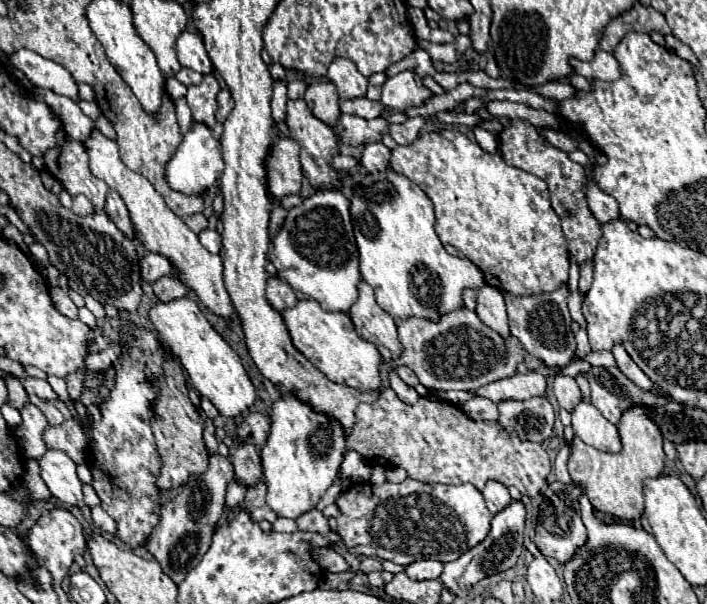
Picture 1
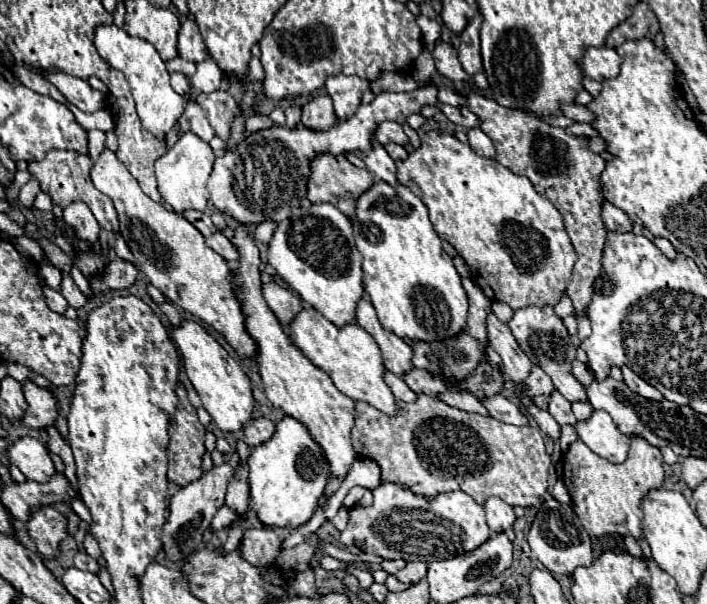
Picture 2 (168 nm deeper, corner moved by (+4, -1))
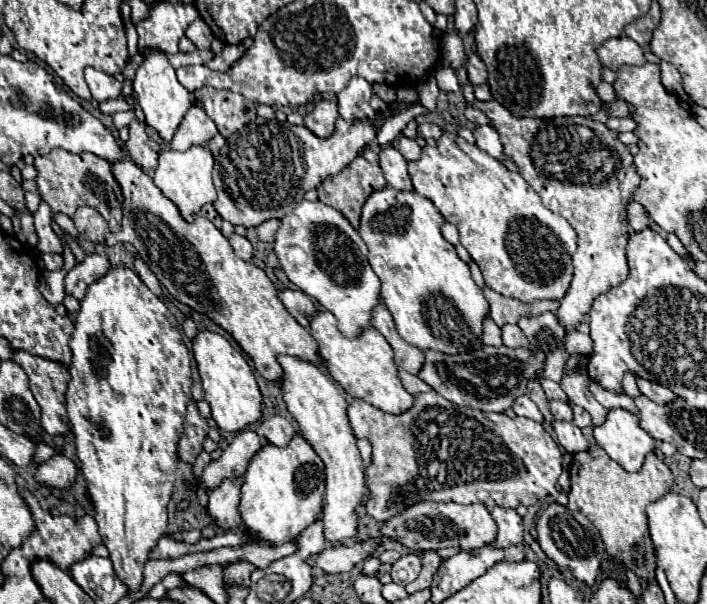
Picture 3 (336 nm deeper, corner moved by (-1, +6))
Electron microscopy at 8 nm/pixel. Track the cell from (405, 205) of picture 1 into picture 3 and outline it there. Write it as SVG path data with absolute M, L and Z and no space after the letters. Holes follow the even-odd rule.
M386 186L368 196L362 206L360 218L360 236L368 246L368 262L376 276L382 282L382 302L390 310L398 334L412 346L420 350L440 350L444 354L462 354L470 350L482 348L482 320L488 316L488 302L482 290L470 276L468 264L462 262L454 250L454 246L442 236L444 226L442 212L416 190L404 192Z

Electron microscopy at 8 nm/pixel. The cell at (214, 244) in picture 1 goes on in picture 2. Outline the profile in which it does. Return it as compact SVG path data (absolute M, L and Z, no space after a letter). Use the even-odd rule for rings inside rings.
M213 233L209 239L207 239L207 245L213 249L213 251L217 251L221 257L225 257L227 261L239 261L239 249L223 235L223 233Z

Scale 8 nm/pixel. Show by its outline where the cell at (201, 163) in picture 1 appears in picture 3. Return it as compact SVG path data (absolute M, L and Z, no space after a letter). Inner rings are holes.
M192 146L186 152L162 150L152 180L162 190L162 194L180 208L182 216L186 220L192 220L192 216L198 214L204 204L216 200L216 188L212 184L212 168L214 168L214 156L208 146Z

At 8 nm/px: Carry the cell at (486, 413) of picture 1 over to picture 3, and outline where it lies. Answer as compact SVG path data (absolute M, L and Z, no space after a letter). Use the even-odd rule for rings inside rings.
M524 394L524 396L518 396L518 398L514 400L512 410L516 412L516 416L526 416L526 418L532 418L532 420L536 420L536 422L544 422L540 410L536 408L536 404L534 404L526 394Z

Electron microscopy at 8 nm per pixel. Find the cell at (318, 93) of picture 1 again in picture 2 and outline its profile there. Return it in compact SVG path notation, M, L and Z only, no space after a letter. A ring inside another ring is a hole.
M317 95L303 107L301 123L311 131L327 131L335 121L337 117L333 113L329 95Z

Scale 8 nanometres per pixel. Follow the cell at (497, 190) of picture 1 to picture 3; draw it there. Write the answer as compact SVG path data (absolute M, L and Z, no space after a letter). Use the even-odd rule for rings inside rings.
M444 130L436 146L424 146L420 160L408 162L408 174L414 190L430 198L444 214L446 222L458 228L460 244L480 266L482 276L492 290L528 304L536 300L564 298L572 282L572 254L578 250L576 230L564 220L564 216L548 210L542 204L540 194L518 172L504 168L500 160L488 156L476 144L468 144L456 132Z

